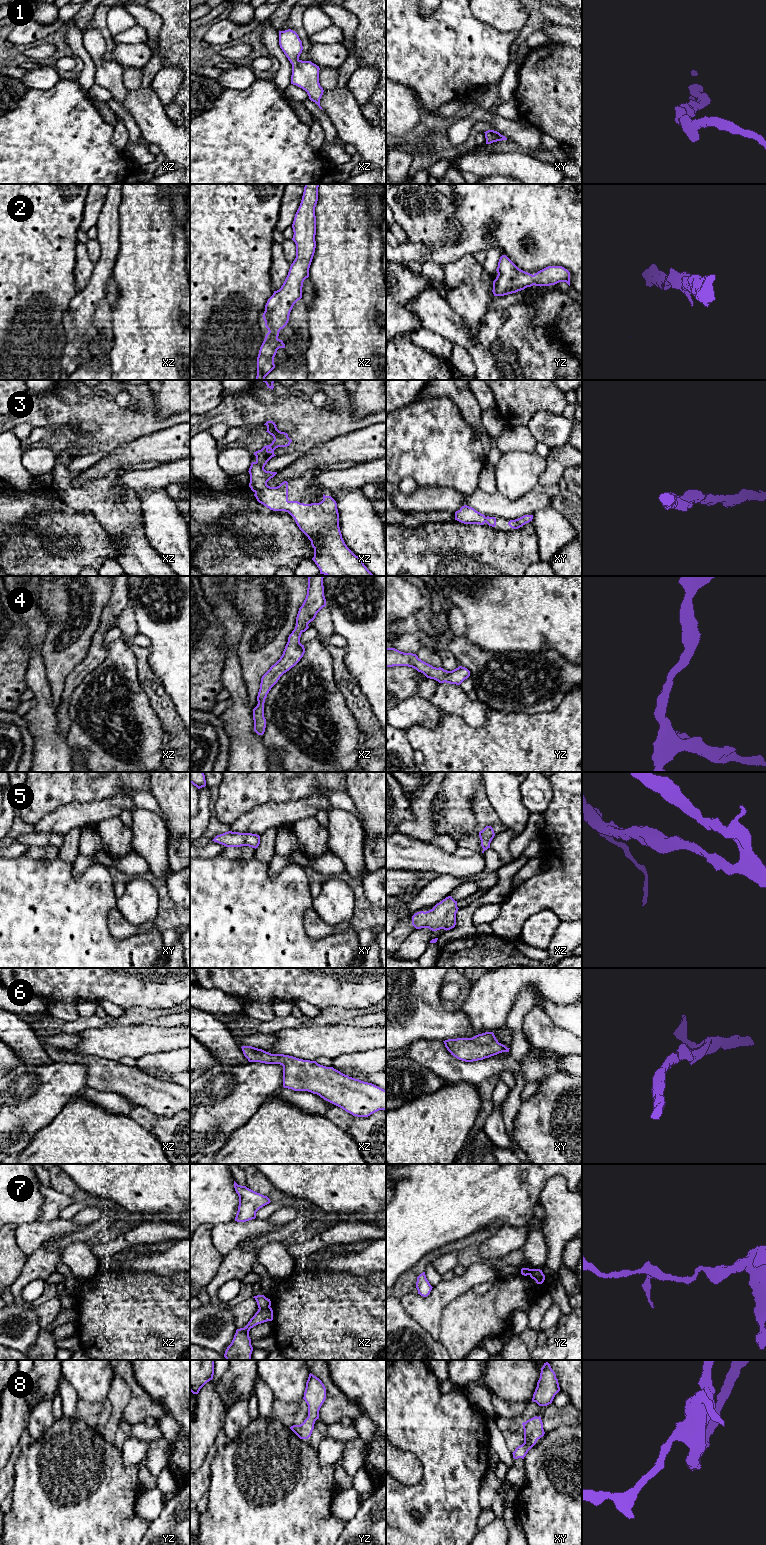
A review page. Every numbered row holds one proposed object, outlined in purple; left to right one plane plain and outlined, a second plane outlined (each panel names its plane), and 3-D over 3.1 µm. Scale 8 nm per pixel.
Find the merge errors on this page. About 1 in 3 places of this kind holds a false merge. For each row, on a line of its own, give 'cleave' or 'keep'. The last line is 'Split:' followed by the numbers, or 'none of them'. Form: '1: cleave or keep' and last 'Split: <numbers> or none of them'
1: keep
2: keep
3: keep
4: keep
5: keep
6: keep
7: cleave
8: keep
Split: 7

